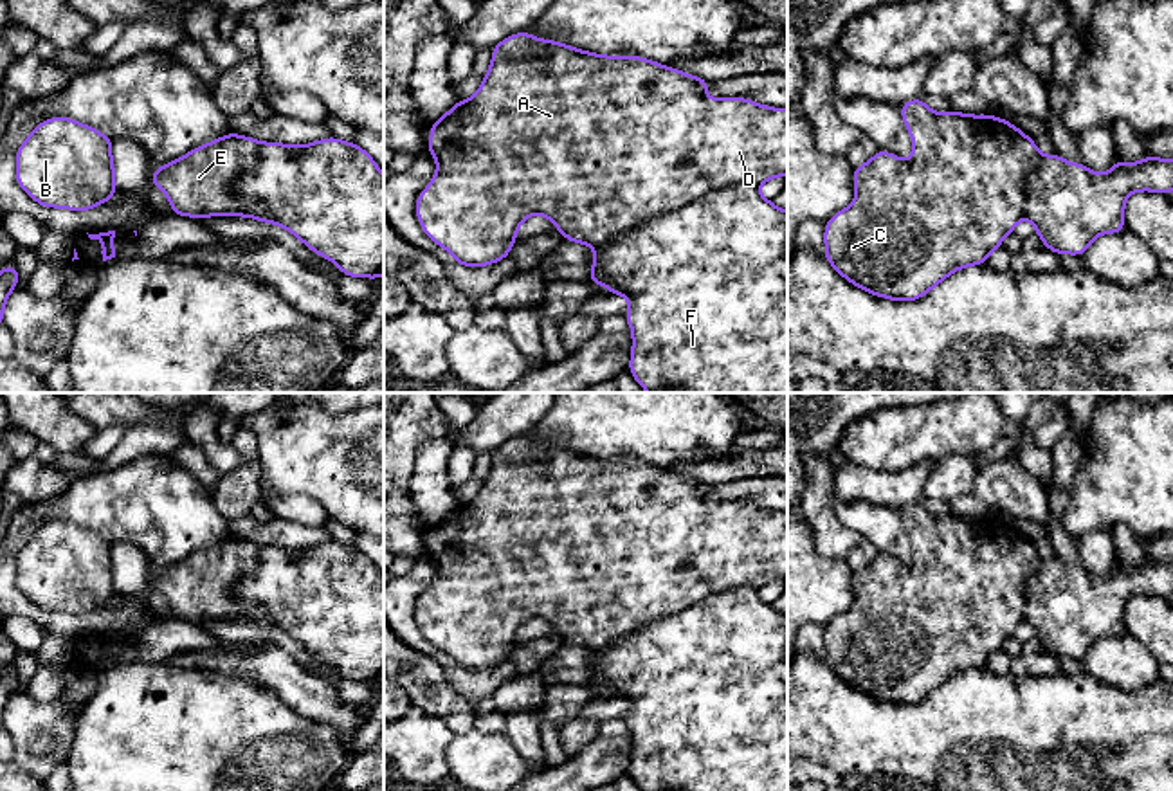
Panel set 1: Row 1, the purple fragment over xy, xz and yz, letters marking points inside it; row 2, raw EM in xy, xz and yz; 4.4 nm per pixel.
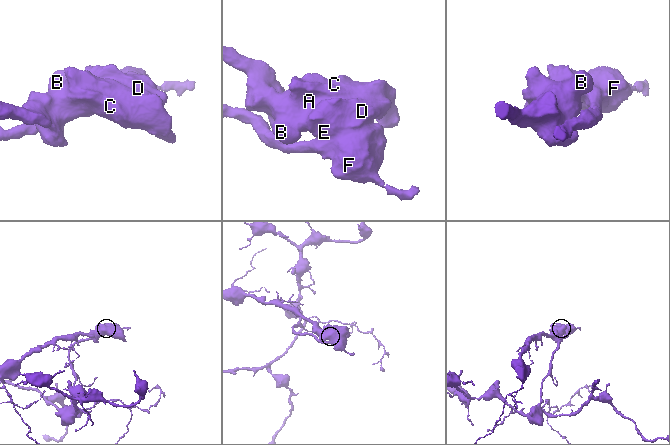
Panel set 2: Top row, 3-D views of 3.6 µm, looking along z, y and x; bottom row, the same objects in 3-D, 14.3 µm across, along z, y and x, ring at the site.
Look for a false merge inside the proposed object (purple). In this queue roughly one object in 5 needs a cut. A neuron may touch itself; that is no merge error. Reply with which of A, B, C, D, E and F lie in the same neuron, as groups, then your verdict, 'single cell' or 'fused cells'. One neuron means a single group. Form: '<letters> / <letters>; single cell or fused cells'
A B C D E F; single cell

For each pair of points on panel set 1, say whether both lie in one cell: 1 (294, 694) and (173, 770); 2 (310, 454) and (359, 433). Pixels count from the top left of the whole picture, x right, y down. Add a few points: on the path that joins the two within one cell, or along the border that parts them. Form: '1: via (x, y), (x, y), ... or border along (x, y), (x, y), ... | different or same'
1: border along (245, 681), (267, 687), (303, 716), (321, 721) | different
2: via (323, 454), (337, 454), (346, 445) | same

